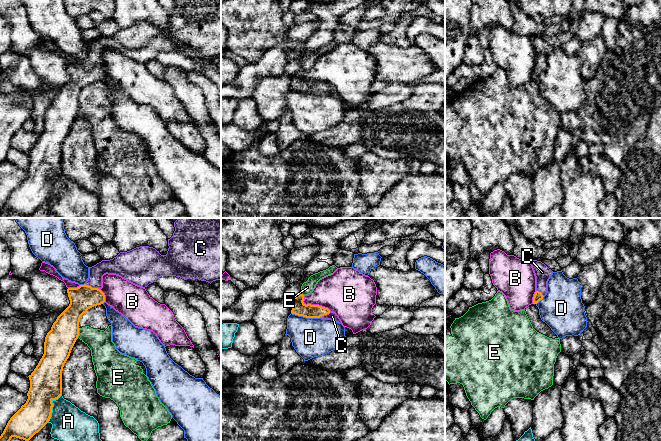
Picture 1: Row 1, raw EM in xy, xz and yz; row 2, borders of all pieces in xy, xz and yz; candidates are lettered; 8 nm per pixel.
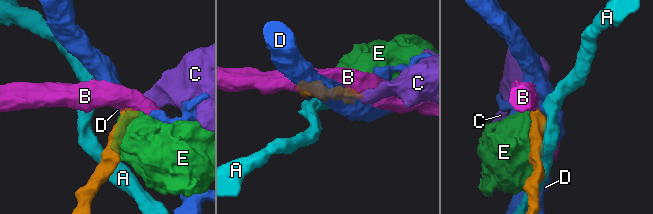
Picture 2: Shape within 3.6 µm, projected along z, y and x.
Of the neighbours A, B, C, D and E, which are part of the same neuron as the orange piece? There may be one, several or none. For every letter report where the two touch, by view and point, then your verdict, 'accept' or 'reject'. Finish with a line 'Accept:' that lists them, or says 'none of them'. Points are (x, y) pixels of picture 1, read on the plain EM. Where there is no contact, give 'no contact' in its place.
A: xy (52, 182) | reject
B: xz (314, 81) | reject
C: xy (91, 63) | accept
D: xz (305, 92) | reject
E: xy (78, 109) | reject
Accept: C

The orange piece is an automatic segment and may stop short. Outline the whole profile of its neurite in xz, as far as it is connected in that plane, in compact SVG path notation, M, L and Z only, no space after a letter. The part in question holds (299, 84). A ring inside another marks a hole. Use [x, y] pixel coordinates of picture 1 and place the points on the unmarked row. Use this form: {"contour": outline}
{"contour": "M300 69L291 76L292 90L303 92L306 94L331 95L341 99L338 92L335 89L331 88L328 84L319 81L311 81L311 80L306 81L303 77L304 71L302 69Z"}

